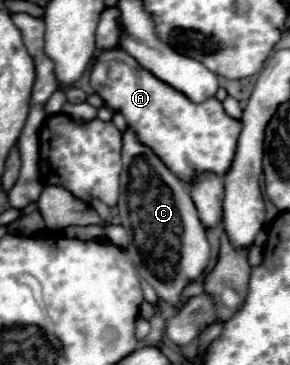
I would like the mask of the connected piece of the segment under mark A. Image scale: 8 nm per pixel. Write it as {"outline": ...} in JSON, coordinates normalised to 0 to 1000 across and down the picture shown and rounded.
{"outline":[[[421,132],[359,137],[338,153],[310,203],[310,230],[352,263],[366,290],[434,323],[476,389],[531,411],[579,466],[600,471],[641,510],[662,510],[662,499],[703,471],[772,482],[793,466],[834,329],[793,323],[759,274],[648,274],[621,247],[545,219],[517,192],[490,186]]]}

